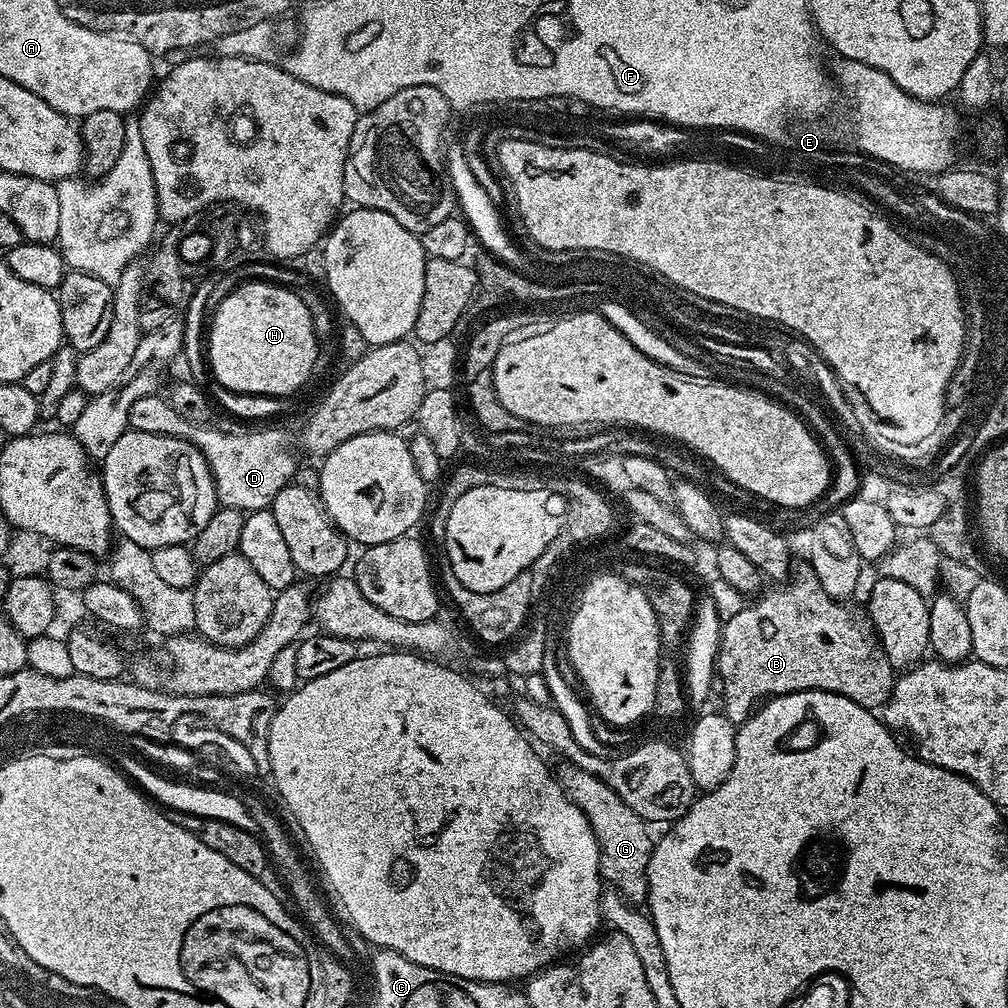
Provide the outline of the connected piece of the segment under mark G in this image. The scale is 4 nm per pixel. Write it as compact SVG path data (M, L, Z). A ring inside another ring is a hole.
M565 763L563 767L558 772L560 785L580 807L582 814L586 814L600 847L600 875L603 883L611 886L629 902L643 901L648 894L648 867L654 847L654 836L648 833L649 825L599 777L584 773L570 763Z

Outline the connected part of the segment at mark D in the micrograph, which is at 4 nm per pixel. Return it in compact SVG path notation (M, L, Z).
M160 394L138 398L130 406L128 423L137 432L182 438L199 448L212 468L216 499L221 508L233 508L245 514L263 512L271 509L278 490L293 483L296 456L287 434L280 428L264 428L261 432L223 432L208 424L186 422L186 418L181 418L174 406Z

